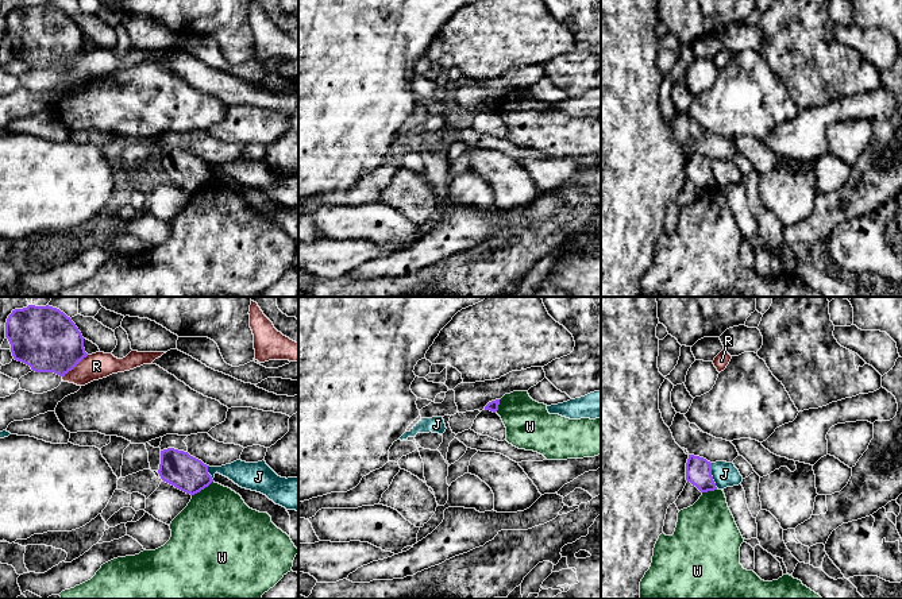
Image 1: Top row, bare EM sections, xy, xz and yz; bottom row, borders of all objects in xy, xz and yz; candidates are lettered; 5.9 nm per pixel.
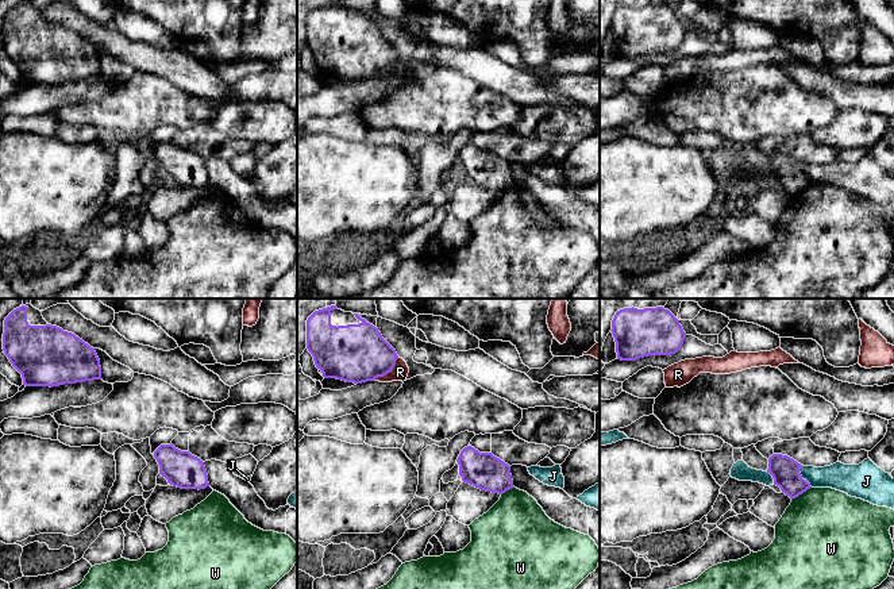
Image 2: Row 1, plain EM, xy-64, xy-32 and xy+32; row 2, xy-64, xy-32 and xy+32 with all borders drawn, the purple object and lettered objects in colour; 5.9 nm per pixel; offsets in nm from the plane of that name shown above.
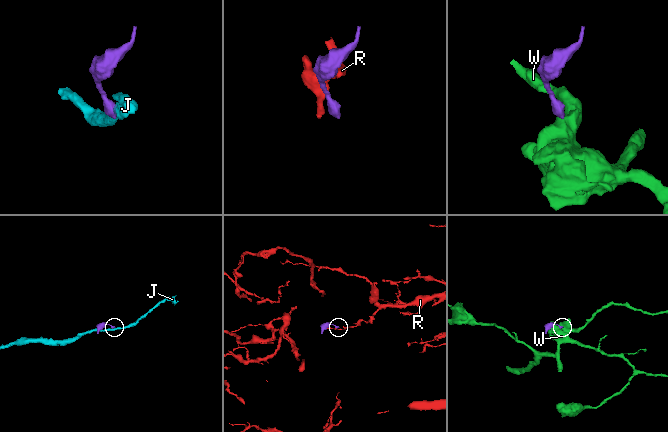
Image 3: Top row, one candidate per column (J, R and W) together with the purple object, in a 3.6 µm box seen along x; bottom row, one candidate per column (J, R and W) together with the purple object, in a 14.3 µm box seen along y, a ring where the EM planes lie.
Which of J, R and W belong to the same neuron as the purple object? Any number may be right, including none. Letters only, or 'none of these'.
none of these

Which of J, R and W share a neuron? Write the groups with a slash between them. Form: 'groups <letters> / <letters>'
groups J / R / W

